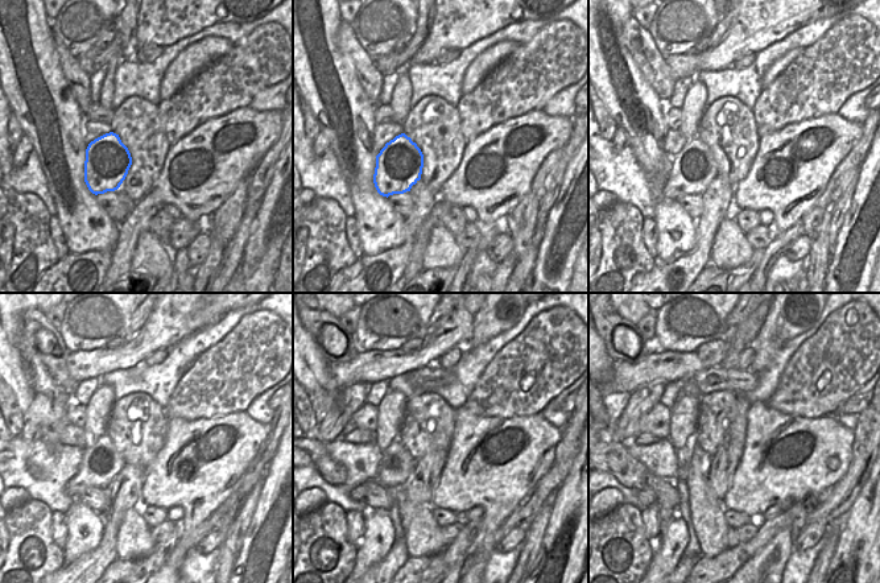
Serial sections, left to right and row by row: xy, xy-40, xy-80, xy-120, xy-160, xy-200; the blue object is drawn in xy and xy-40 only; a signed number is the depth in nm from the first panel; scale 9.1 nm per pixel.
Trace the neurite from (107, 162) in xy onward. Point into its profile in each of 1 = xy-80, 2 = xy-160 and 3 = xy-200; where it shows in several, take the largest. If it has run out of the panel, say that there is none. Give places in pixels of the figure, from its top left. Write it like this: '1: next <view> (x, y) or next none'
1: next xy-80 (693, 169)
2: next xy-160 (396, 467)
3: next xy-200 (684, 455)

